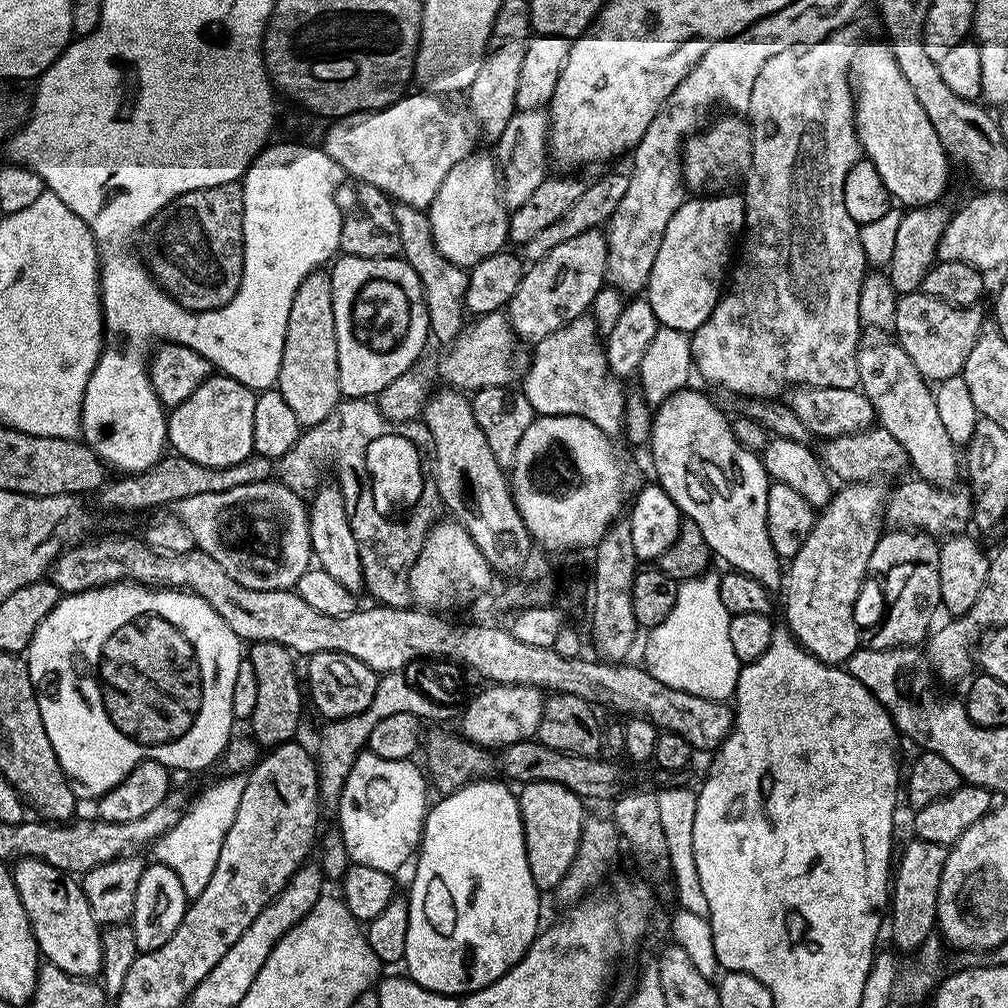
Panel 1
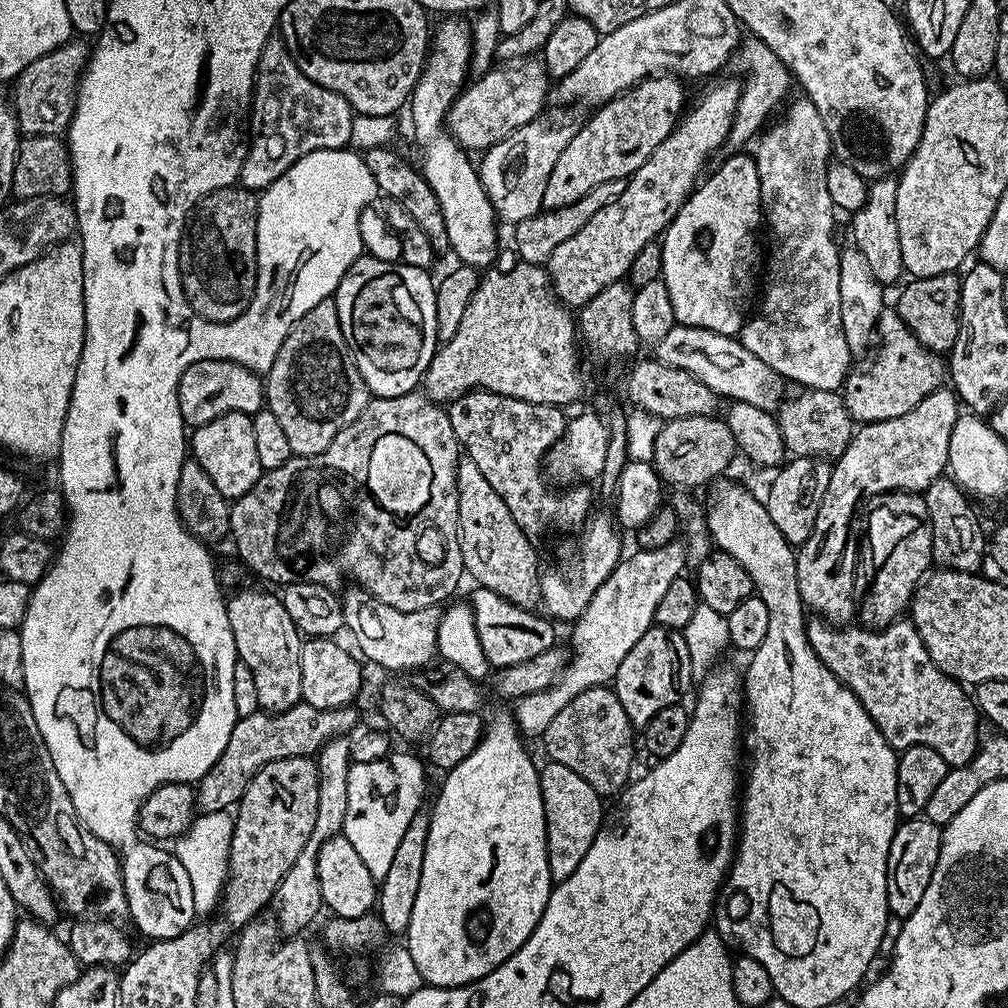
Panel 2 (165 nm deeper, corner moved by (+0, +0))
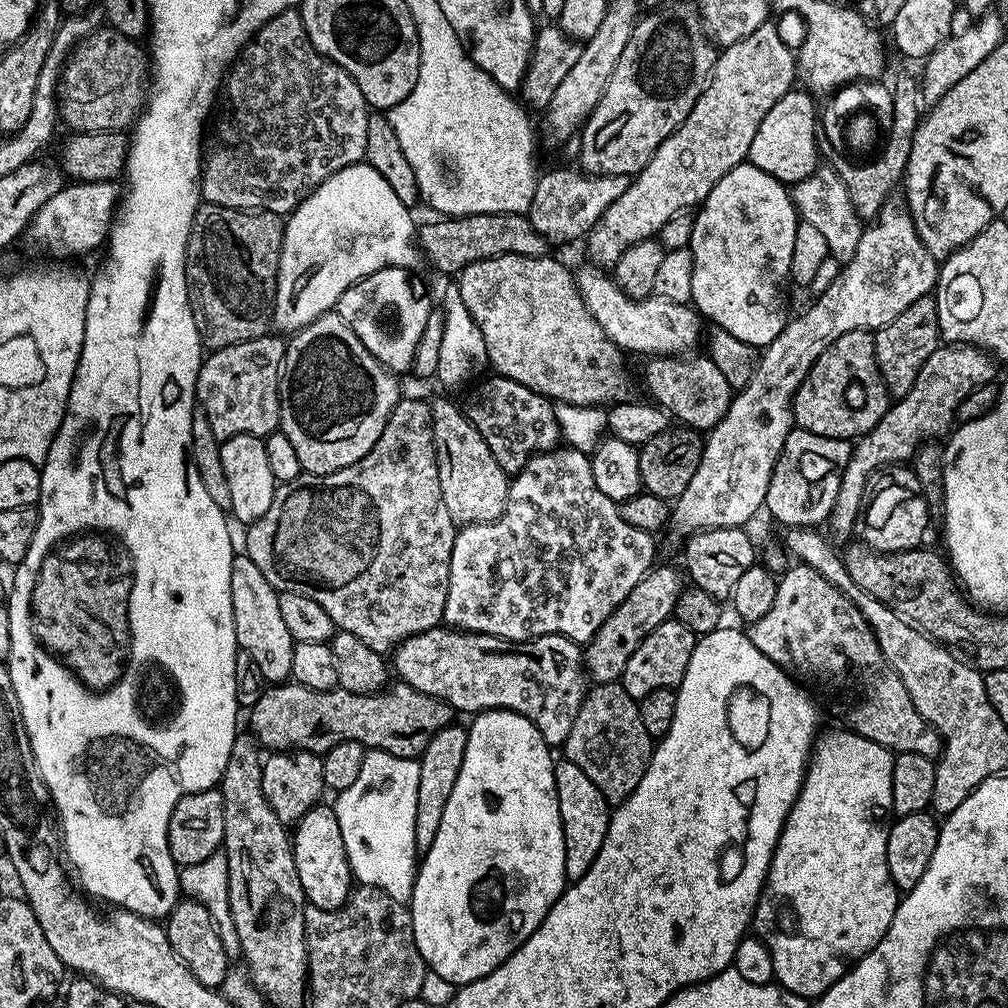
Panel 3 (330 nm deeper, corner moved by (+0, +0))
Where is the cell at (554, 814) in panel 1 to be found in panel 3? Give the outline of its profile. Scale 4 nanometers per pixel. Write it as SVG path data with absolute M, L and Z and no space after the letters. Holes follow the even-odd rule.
M560 758L555 765L554 786L558 790L558 810L564 831L566 877L574 881L594 866L594 858L598 858L598 850L602 850L608 829L610 801L600 793L598 786L594 786L594 782L590 782L590 778L586 778L586 773L579 766L574 766L574 762Z

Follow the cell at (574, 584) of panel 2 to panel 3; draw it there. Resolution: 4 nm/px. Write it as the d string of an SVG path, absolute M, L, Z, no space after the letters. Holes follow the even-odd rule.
M567 446L557 447L553 451L542 452L529 458L525 463L523 469L516 475L511 477L508 493L506 494L506 502L504 503L504 512L493 520L491 524L465 524L457 531L454 538L454 548L450 554L450 582L448 583L448 593L446 594L446 606L444 607L443 623L447 627L457 630L463 630L465 632L485 632L491 636L497 636L503 640L534 640L538 636L564 636L568 640L575 640L577 644L584 646L587 645L589 640L592 640L596 636L596 631L602 626L602 622L606 622L606 618L610 618L610 614L614 614L614 610L619 604L630 594L630 590L634 590L634 586L638 586L638 582L643 580L654 567L654 561L652 559L656 556L656 544L654 541L653 533L646 530L634 530L634 526L626 526L626 522L622 522L622 514L616 503L610 498L606 498L606 494L602 494L602 490L598 490L594 486L594 474L592 473L592 462L589 453L579 452L577 448L570 448ZM528 492L536 492L532 496L532 500L528 500ZM536 615L536 616L532 616Z

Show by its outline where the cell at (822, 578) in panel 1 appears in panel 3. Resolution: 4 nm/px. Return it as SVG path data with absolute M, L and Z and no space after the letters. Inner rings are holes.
M941 346L926 358L922 370L918 370L918 378L914 378L914 386L910 386L910 394L899 397L867 436L855 441L852 457L842 474L842 486L838 488L834 510L826 521L827 527L832 527L833 537L836 535L838 539L847 541L851 532L853 535L869 476L885 466L900 466L911 461L922 445L940 438L944 431L947 433L957 419L959 404L972 391L997 379L995 366L993 357L971 346Z

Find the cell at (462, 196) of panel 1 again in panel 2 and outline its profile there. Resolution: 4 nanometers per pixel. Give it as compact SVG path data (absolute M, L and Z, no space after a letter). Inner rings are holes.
M560 106L555 110L557 112L549 111L526 122L526 126L514 130L514 134L484 149L479 157L478 171L482 186L497 217L503 223L505 220L509 226L522 223L544 208L546 182L550 179L550 173L554 171L554 162L558 162L562 150L566 150L570 138L574 138L582 123L582 116L572 112L576 110L571 107Z

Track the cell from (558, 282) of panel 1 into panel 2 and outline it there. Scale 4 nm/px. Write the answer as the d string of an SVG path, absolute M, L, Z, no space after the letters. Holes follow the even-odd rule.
M719 80L715 81L717 84L713 88L708 88L701 94L700 101L693 108L691 105L683 113L682 119L669 136L654 149L650 158L646 158L644 165L633 176L628 177L628 185L626 190L622 190L620 197L610 202L610 206L602 206L602 210L598 210L598 214L594 214L594 218L590 218L590 222L586 222L586 226L582 226L582 230L574 234L574 238L566 238L566 242L562 242L558 250L554 250L546 267L548 277L552 280L552 291L561 304L569 309L578 310L586 302L590 302L590 298L594 298L598 290L606 290L606 286L621 283L627 277L638 250L642 250L642 246L653 243L663 233L668 223L675 218L678 210L692 195L701 179L700 171L703 170L704 163L720 147L723 149L727 145L728 135L736 117L736 107L740 101L741 81Z

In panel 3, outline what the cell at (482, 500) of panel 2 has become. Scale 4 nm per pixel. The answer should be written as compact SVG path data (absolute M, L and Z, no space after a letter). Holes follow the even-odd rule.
M448 400L431 401L430 419L432 421L432 441L436 447L436 465L438 466L438 482L442 486L442 502L450 510L453 524L491 524L504 512L504 503L510 483L510 476L495 461L490 446L482 438L482 434L467 420L463 411L456 408Z

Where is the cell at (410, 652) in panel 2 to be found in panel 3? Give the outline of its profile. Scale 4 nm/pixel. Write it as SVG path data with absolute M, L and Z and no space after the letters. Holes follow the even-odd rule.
M447 626L439 628L431 628L422 634L414 634L408 640L402 640L394 649L394 657L396 656L396 664L394 660L394 672L396 672L401 681L410 686L414 686L414 690L418 690L422 694L430 694L434 698L438 698L442 702L446 702L457 713L468 712L467 714L475 714L477 712L485 712L488 708L505 708L511 712L522 714L526 718L530 718L530 722L534 722L534 726L538 726L538 734L542 734L542 738L550 746L563 746L566 738L570 734L570 726L574 726L574 718L578 714L578 710L584 701L584 693L588 691L590 684L586 679L584 671L584 662L582 659L581 645L575 640L568 640L564 636L538 636L534 640L503 640L497 636L491 636L485 632L465 632Z

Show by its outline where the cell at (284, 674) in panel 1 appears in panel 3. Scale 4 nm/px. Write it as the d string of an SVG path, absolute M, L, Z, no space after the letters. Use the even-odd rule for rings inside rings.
M247 554L233 555L230 566L230 602L234 610L234 630L239 651L250 654L269 684L285 683L292 675L293 639L278 611L280 593L262 575L262 570L250 562Z

